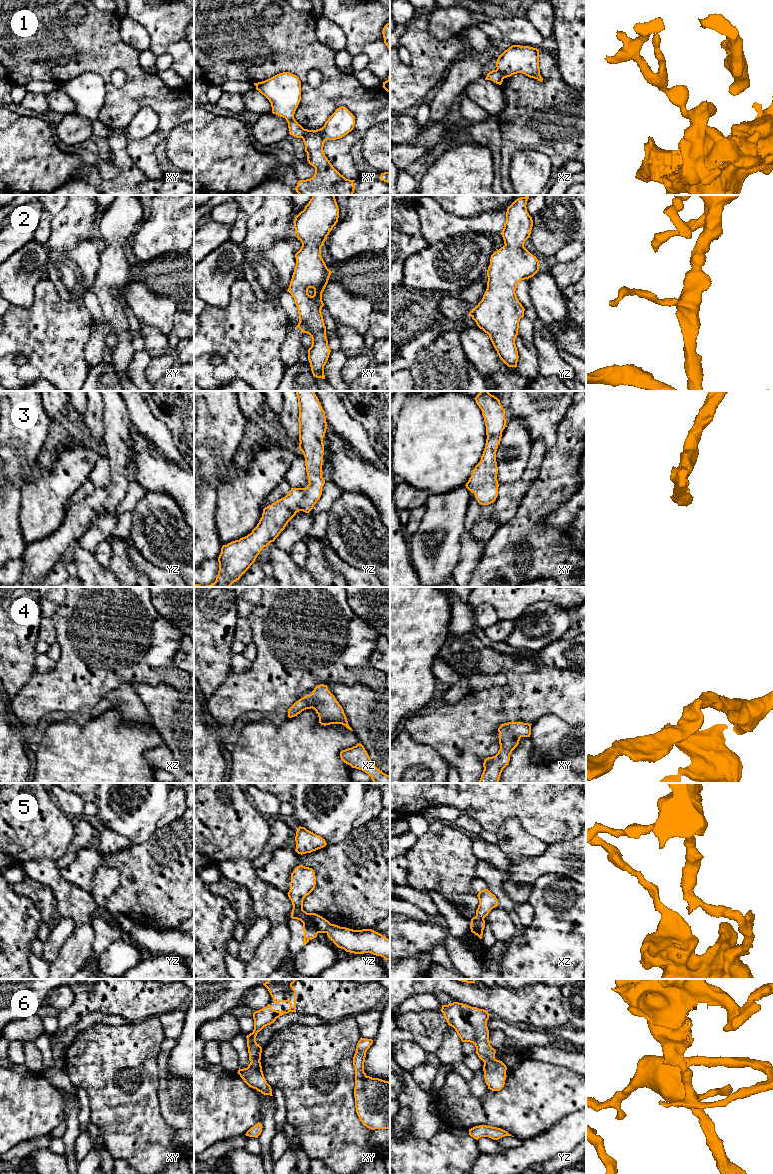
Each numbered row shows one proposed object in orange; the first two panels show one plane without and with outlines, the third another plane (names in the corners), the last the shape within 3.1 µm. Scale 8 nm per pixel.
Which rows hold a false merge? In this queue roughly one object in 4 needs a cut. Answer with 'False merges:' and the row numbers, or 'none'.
False merges: 1

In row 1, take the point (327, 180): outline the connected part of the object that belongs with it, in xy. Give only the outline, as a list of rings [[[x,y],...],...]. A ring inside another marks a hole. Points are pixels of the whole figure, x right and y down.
[[[344,106],[335,110],[328,118],[324,126],[317,130],[304,129],[303,142],[305,152],[307,153],[307,161],[315,168],[315,174],[312,178],[299,180],[295,188],[299,195],[353,195],[355,180],[346,179],[341,175],[330,163],[325,156],[323,147],[326,140],[336,140],[344,137],[354,129],[355,116]]]

